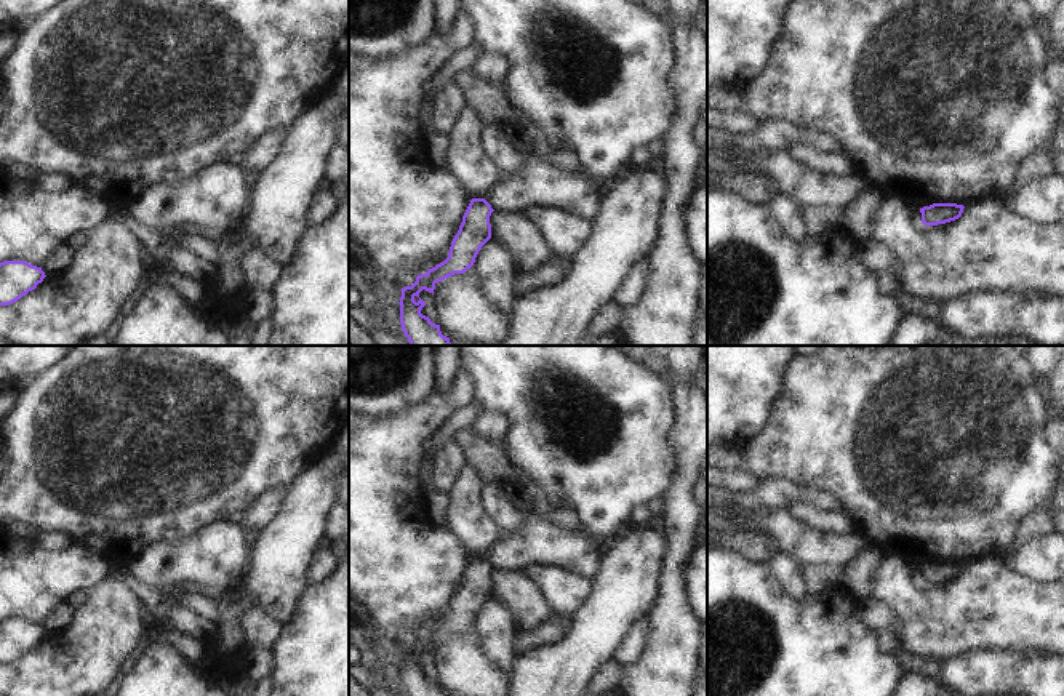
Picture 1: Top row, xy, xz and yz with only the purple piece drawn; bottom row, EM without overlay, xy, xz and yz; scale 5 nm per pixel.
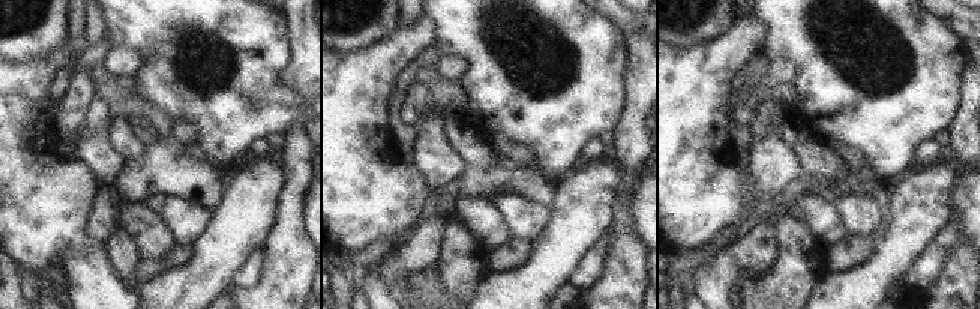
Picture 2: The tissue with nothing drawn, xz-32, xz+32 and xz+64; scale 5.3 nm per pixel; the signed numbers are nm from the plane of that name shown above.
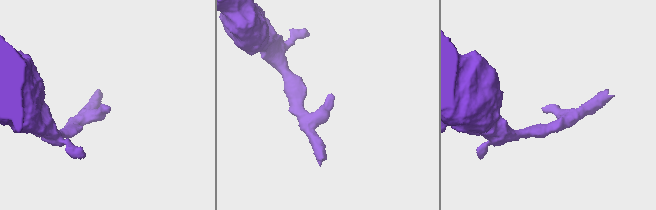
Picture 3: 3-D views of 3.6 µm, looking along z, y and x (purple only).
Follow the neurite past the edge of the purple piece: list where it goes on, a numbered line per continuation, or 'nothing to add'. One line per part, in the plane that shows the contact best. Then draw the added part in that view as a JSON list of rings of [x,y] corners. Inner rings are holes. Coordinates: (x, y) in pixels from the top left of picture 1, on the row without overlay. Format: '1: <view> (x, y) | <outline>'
nothing to add

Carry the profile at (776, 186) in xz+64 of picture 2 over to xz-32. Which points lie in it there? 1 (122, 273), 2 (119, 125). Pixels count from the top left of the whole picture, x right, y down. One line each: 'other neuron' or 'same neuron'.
1: same neuron
2: other neuron

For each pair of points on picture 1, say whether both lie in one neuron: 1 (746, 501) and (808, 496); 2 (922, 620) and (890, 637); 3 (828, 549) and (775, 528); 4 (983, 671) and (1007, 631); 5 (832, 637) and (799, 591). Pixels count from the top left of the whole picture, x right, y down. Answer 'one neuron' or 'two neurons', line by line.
1: one neuron
2: two neurons
3: one neuron
4: two neurons
5: two neurons

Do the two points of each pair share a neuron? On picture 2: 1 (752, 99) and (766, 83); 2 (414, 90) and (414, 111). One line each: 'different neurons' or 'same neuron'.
1: different neurons
2: same neuron

